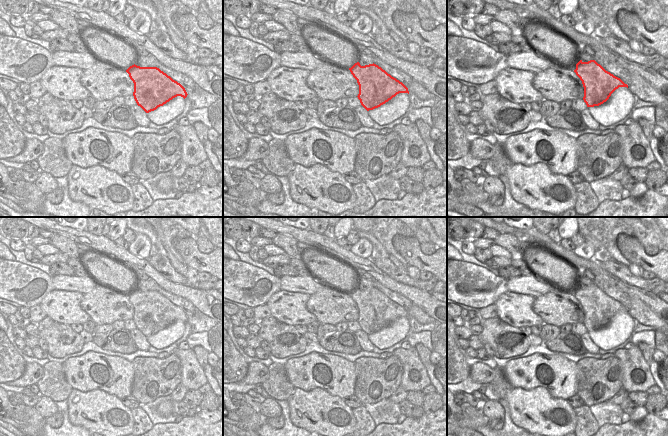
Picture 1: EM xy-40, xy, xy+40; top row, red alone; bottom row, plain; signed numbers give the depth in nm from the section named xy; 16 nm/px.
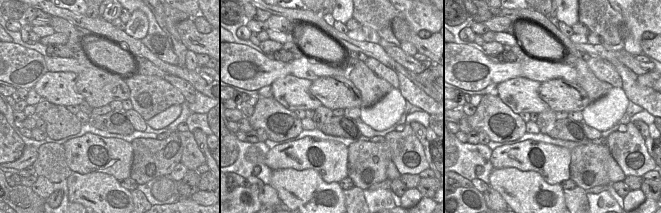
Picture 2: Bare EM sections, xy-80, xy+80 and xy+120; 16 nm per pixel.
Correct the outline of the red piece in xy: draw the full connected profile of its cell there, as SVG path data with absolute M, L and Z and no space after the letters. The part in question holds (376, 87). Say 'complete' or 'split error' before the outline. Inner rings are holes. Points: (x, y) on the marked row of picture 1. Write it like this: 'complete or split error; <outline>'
complete; M359 62L349 68L359 85L358 99L367 110L385 104L399 93L408 93L408 88L376 64L361 66Z

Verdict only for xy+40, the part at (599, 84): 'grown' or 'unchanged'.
unchanged

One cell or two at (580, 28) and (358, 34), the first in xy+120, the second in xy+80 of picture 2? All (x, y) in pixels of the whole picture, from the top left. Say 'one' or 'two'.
two

